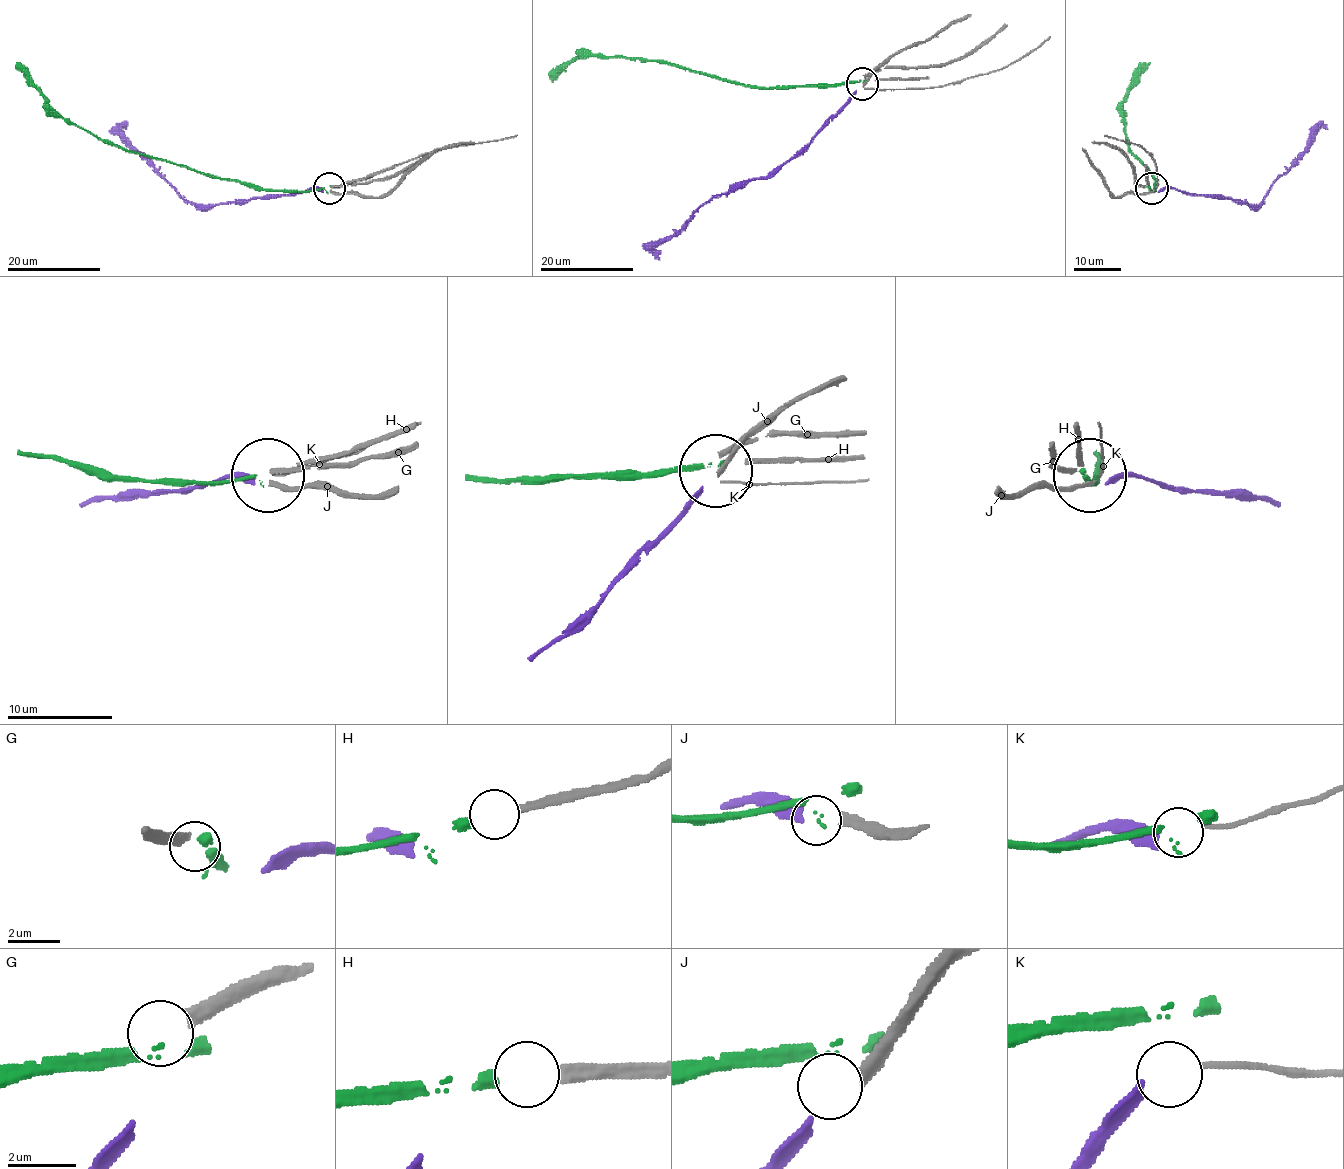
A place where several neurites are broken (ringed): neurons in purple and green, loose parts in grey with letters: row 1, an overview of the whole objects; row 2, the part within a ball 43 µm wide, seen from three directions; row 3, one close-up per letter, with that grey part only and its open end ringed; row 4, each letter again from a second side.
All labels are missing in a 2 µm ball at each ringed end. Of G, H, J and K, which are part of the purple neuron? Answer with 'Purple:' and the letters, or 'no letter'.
Purple: J

